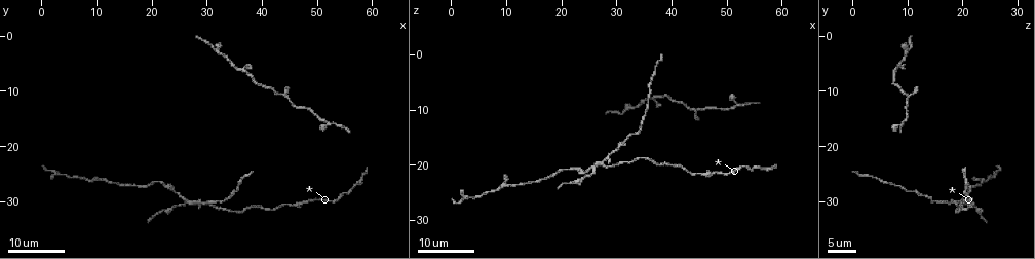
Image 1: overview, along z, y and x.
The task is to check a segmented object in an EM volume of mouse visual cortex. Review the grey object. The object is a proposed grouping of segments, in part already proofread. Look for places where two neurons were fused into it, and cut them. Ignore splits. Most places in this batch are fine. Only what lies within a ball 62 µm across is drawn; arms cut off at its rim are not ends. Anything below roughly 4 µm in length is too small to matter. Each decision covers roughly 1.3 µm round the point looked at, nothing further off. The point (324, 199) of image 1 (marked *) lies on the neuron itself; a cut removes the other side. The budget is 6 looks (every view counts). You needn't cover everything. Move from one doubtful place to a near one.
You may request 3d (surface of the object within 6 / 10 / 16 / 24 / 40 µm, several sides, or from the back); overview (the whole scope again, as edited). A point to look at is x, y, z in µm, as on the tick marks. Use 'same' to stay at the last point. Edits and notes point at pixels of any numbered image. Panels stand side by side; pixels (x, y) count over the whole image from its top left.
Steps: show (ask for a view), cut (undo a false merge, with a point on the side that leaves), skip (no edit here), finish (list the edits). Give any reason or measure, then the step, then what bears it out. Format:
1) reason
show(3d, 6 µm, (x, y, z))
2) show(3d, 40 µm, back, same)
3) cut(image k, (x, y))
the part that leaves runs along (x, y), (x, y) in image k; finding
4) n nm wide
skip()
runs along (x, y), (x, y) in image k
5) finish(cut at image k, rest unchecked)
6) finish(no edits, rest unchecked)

show(3d, 24 µm, (54.0, 29.5, 20.0))

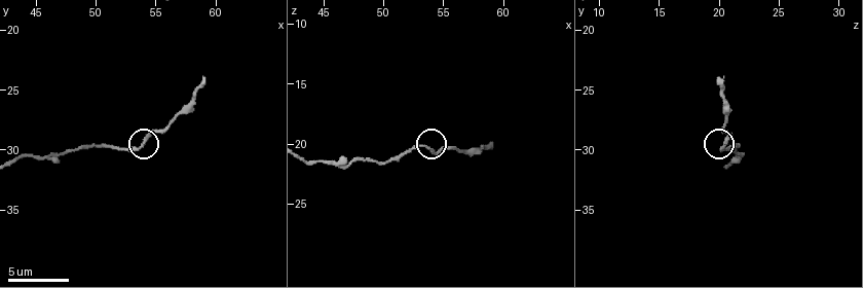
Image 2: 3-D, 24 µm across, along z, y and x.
closer look
show(3d, 10 µm, (53.8, 30.0, 20.4))

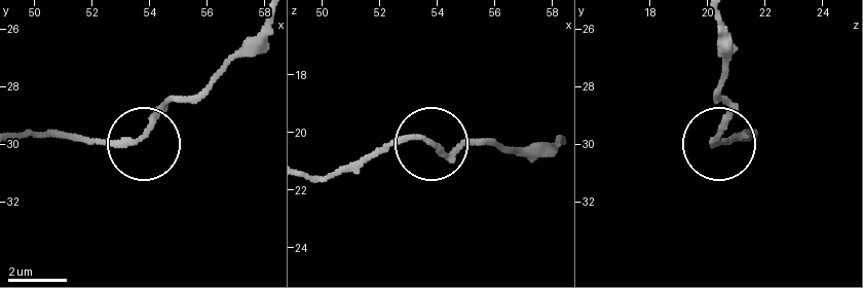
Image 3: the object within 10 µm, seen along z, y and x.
show(3d, 6 µm, (53.7, 29.7, 20.3))

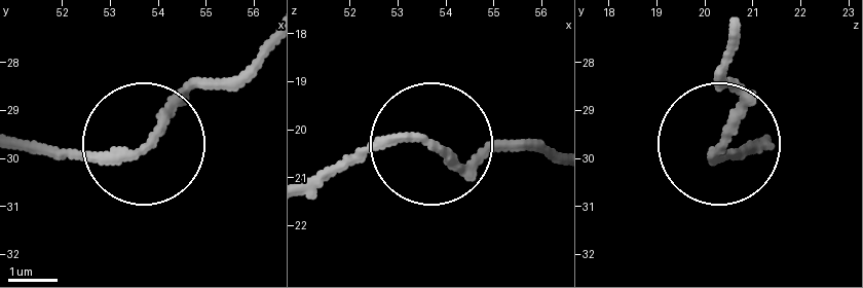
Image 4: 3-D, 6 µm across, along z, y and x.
skip()
runs along (752, 143), (715, 155), (736, 107), (736, 49) in image 4; one neuron here

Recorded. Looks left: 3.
sudden change in width
show(3d, 24 µm, (22.5, 27.0, 20.0))

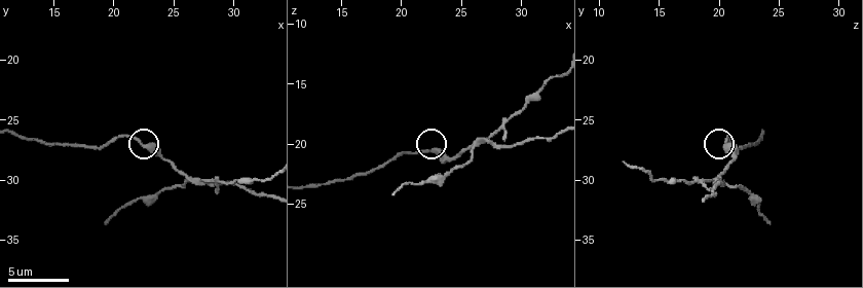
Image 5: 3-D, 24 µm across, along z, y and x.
show(3d, 10 µm, (22.4, 27.0, 20.4))

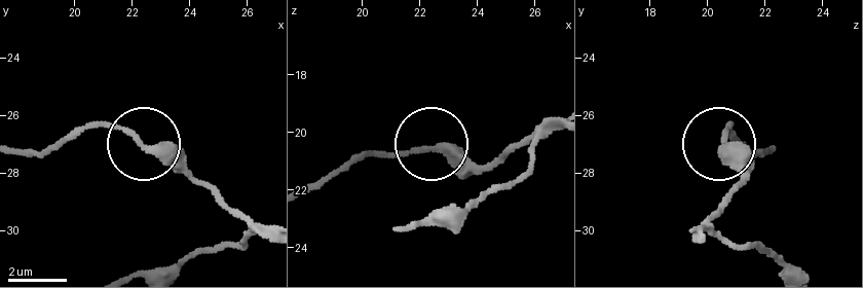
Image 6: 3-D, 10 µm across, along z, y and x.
skip()
runs along (268, 228), (239, 221), (136, 138), (107, 126), (79, 126) in image 6; continuous, no second neuron

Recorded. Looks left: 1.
finish(no edits, rest unchecked)

